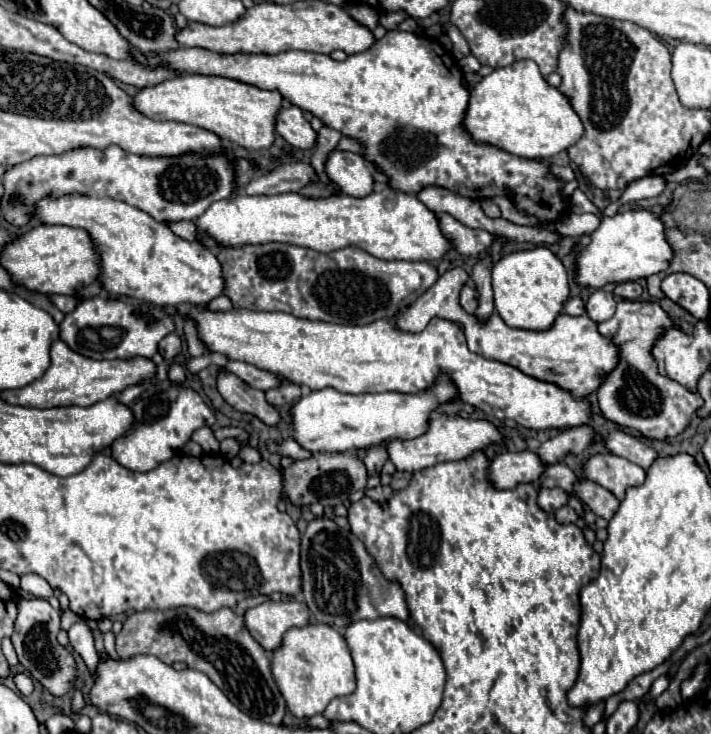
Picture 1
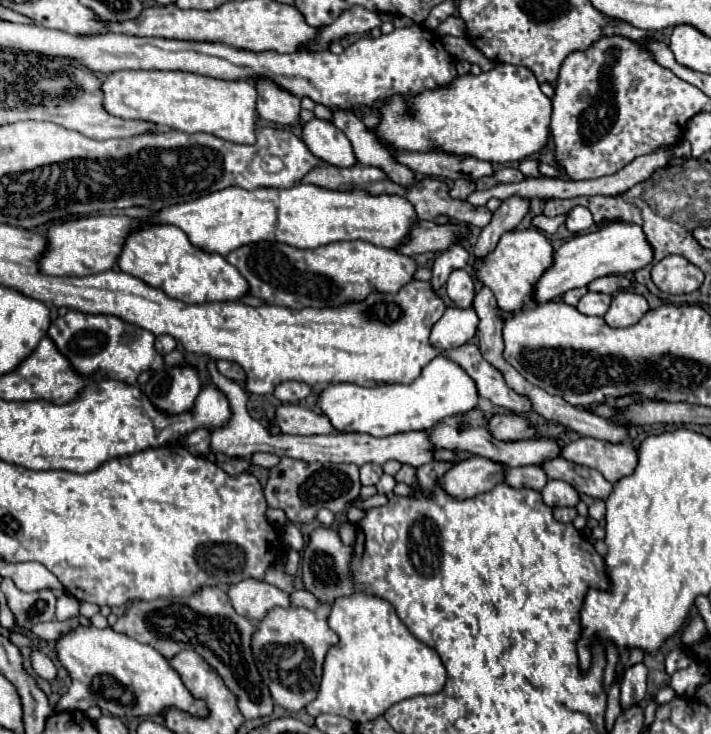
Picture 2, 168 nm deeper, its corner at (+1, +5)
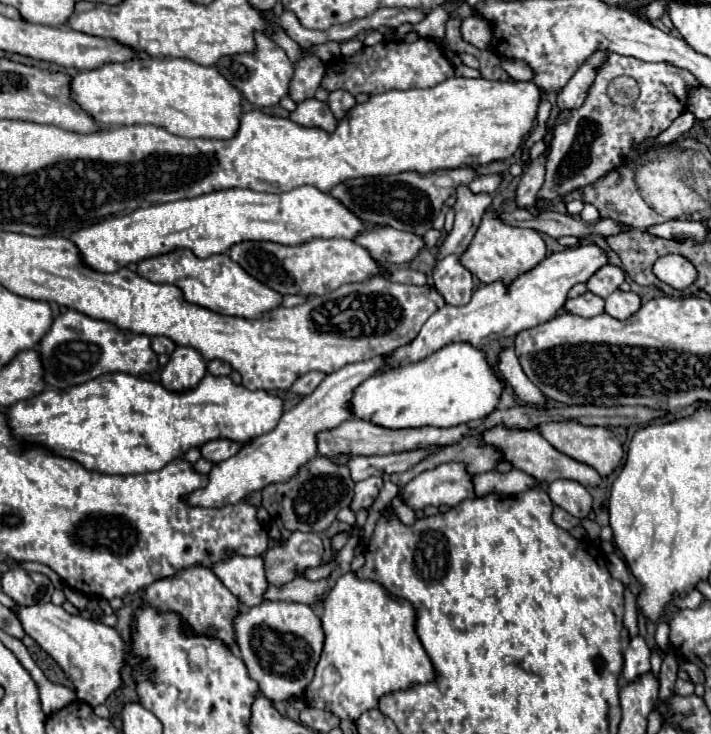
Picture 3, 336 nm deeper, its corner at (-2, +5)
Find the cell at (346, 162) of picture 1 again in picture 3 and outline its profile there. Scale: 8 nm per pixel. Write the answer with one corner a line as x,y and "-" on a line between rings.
304,99
296,103
296,109
290,113
290,119
304,127
322,127
322,129
336,129
336,117
328,109
326,103
318,99

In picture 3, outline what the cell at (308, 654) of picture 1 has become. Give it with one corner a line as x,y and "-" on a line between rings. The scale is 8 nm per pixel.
262,601
250,609
240,611
234,621
234,637
242,661
248,667
250,677
258,683
260,691
274,703
288,697
302,695
312,681
312,673
318,665
324,631
320,617
310,605
286,603
286,601

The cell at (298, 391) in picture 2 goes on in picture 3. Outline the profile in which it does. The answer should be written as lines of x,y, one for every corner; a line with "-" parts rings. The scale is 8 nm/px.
312,371
312,373
306,373
302,375
294,385
292,385
292,391
298,393
298,395
310,395
318,385
320,381
326,377
326,373
320,373
320,371

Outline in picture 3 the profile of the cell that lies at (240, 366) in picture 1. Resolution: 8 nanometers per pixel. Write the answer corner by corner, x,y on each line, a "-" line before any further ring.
218,359
208,361
208,373
212,373
212,375
230,375
230,371
232,371
232,367
224,361
218,361

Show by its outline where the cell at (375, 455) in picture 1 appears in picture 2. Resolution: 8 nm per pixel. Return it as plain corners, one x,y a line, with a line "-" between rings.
365,463
361,467
361,483
363,485
375,485
381,475
383,475
383,469
375,463

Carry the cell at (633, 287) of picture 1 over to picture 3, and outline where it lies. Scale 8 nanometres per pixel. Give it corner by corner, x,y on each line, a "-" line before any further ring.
606,263
604,267
600,267
600,269
586,281
586,287
588,287
590,293
606,299
612,291
616,291
616,289
624,283
624,279
626,279
626,273
624,273
620,267
612,265
612,263

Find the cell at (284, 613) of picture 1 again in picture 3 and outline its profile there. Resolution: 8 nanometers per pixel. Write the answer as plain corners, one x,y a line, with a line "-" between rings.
228,551
228,557
212,565
214,575
238,597
246,607
262,603
262,593
268,587
260,557
242,557

